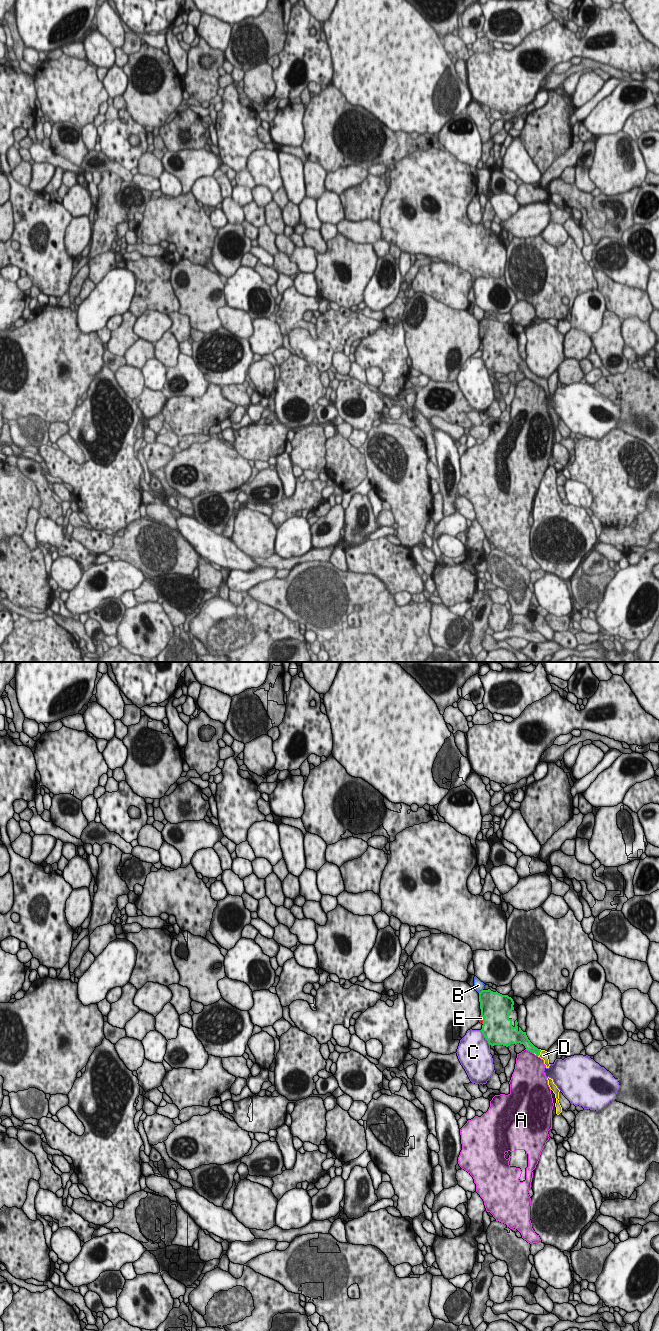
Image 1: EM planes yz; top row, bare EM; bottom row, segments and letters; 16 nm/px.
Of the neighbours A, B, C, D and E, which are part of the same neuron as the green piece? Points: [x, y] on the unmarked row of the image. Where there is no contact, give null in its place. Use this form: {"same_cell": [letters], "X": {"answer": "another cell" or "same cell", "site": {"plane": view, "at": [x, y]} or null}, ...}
{"same_cell": ["D"], "A": {"answer": "another cell", "site": {"plane": "yz", "at": [529, 378]}}, "B": {"answer": "another cell", "site": {"plane": "yz", "at": [481, 319]}}, "C": {"answer": "another cell", "site": {"plane": "yz", "at": [484, 364]}}, "D": {"answer": "same cell", "site": {"plane": "yz", "at": [539, 381]}}, "E": {"answer": "another cell", "site": {"plane": "yz", "at": [483, 347]}}}

